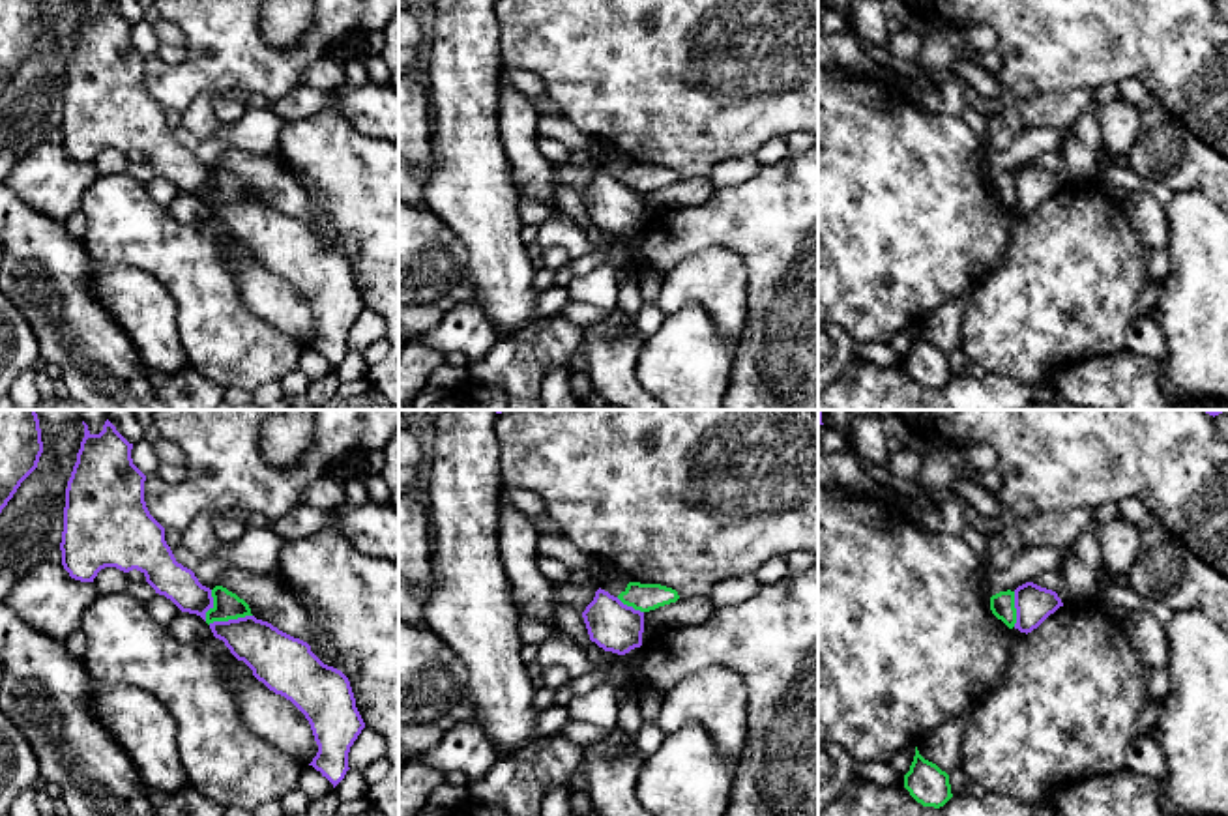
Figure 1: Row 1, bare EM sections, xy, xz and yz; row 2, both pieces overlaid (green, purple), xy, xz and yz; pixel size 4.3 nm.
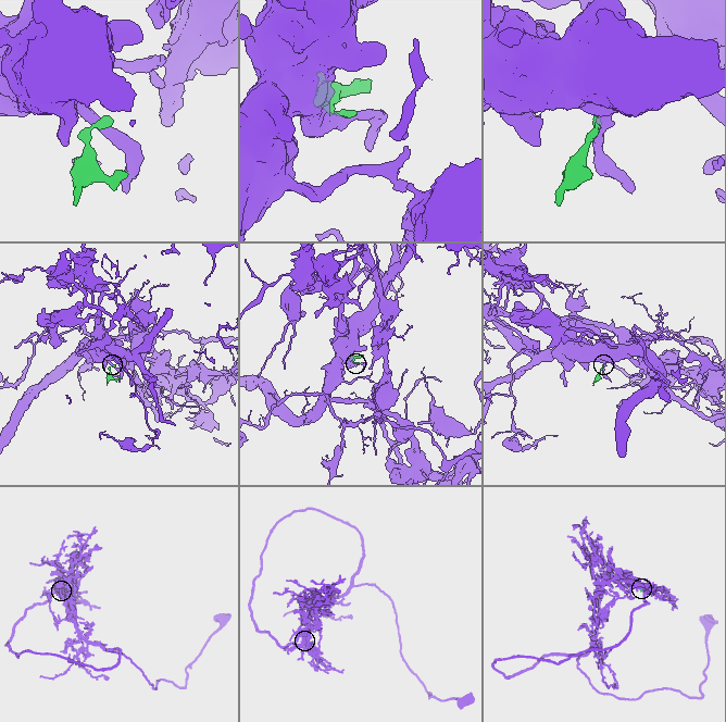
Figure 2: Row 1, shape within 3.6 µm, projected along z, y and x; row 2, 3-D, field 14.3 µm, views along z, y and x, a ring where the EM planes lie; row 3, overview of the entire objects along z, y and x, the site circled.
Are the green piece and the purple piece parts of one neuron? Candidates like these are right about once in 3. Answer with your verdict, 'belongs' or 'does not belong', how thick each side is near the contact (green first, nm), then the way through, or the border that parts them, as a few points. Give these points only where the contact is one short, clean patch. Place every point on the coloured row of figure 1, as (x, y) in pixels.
does not belong; calibres 120 and 220 nm; border xy (251, 614), (208, 624)

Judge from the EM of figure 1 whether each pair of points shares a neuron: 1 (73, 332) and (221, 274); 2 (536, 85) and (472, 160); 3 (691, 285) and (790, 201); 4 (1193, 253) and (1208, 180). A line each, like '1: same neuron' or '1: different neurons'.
1: different neurons
2: different neurons
3: different neurons
4: different neurons

